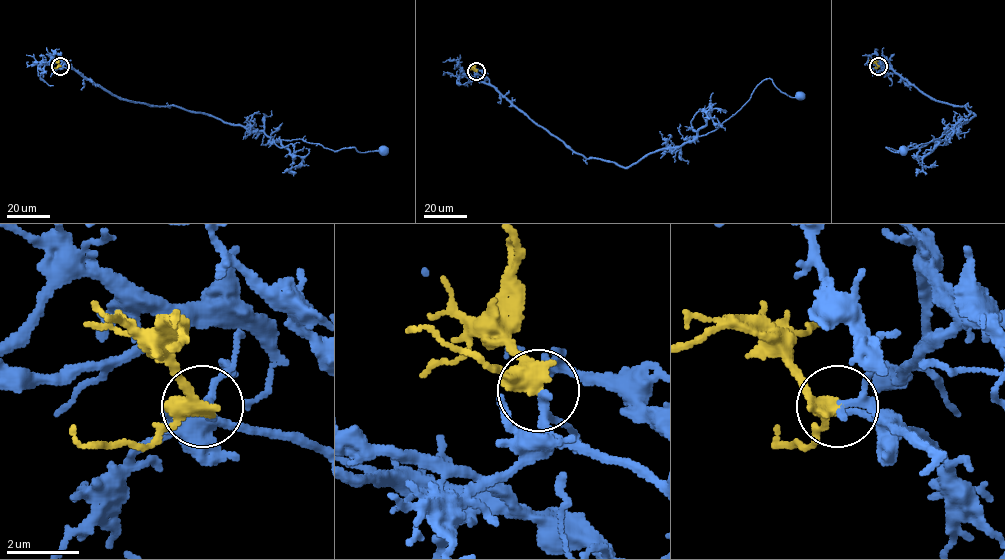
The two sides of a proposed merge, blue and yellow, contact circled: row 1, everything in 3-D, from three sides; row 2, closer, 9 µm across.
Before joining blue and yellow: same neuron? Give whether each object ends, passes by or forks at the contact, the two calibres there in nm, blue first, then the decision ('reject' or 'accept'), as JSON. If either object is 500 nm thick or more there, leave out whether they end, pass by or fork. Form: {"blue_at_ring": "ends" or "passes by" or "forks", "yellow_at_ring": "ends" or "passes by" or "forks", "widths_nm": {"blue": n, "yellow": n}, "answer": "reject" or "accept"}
{"blue_at_ring": "passes by", "yellow_at_ring": "passes by", "widths_nm": {"blue": 200, "yellow": 400}, "answer": "accept"}

